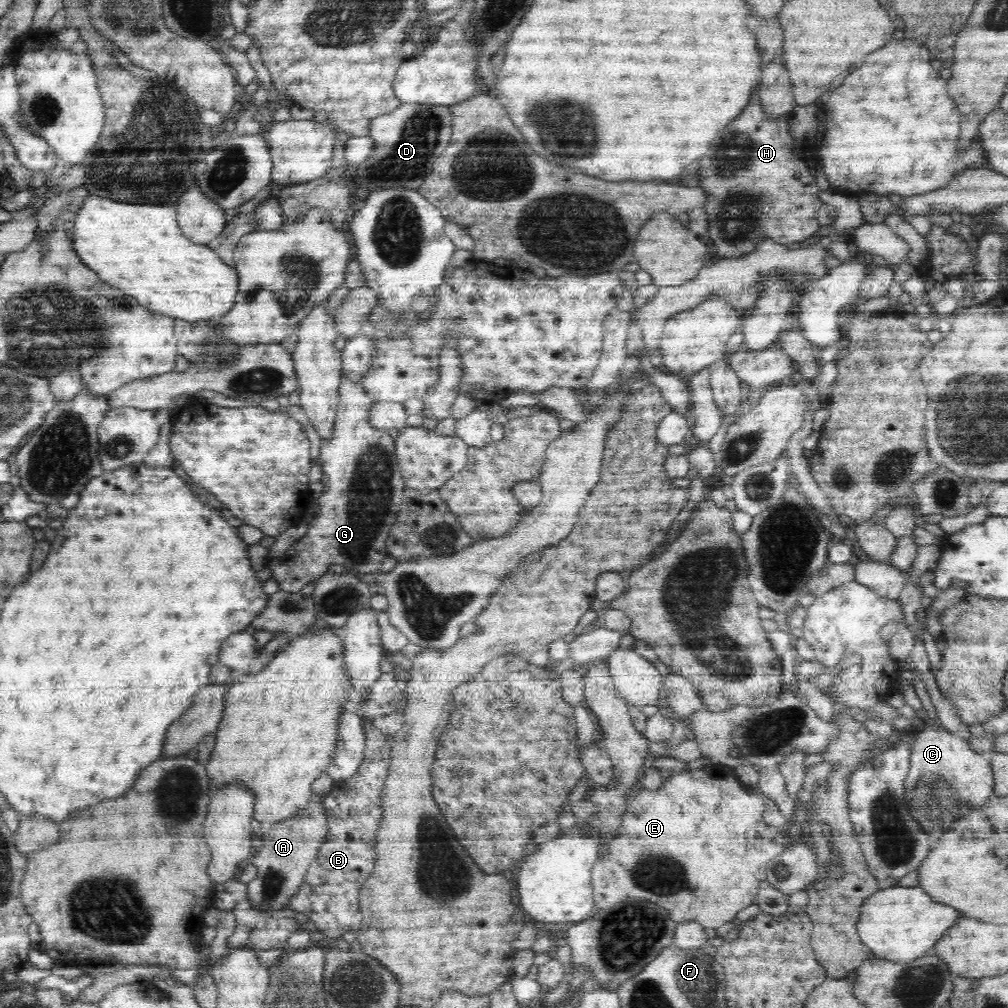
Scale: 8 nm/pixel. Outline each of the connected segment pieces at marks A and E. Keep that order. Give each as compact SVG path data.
M313 793L310 802L294 816L286 820L268 824L263 829L263 846L249 861L256 867L258 876L247 884L247 900L259 912L278 912L288 907L292 896L298 894L307 869L317 855L320 845L330 838L327 814L322 796Z
M710 764L709 766L705 766L702 769L688 769L680 772L671 772L671 775L664 779L664 784L655 791L647 791L644 788L638 787L635 789L629 798L629 803L626 808L626 812L624 812L624 816L622 816L622 826L618 828L618 834L616 834L616 837L612 838L608 842L608 850L606 850L604 853L602 853L599 856L599 859L595 862L594 869L592 872L592 884L593 884L593 897L595 902L595 908L596 910L602 909L602 908L610 908L610 906L619 905L620 902L623 902L625 899L628 898L634 898L634 899L642 899L647 900L648 902L653 902L654 904L657 904L658 906L661 906L662 908L665 908L670 913L670 918L678 925L682 924L682 922L699 922L704 928L714 928L718 929L720 926L724 926L724 924L730 924L734 918L736 918L736 914L740 912L740 910L744 910L745 908L748 908L750 904L752 904L755 901L755 896L757 895L758 887L760 886L761 882L766 881L767 871L770 865L770 861L773 858L776 858L780 853L783 852L785 847L789 844L788 839L786 838L784 832L777 832L776 827L771 827L770 825L766 824L766 822L763 821L763 812L764 812L764 801L757 795L757 793L754 793L752 791L755 787L747 787L743 783L741 783L734 774L734 769L730 767L724 767L721 765L714 765Z

